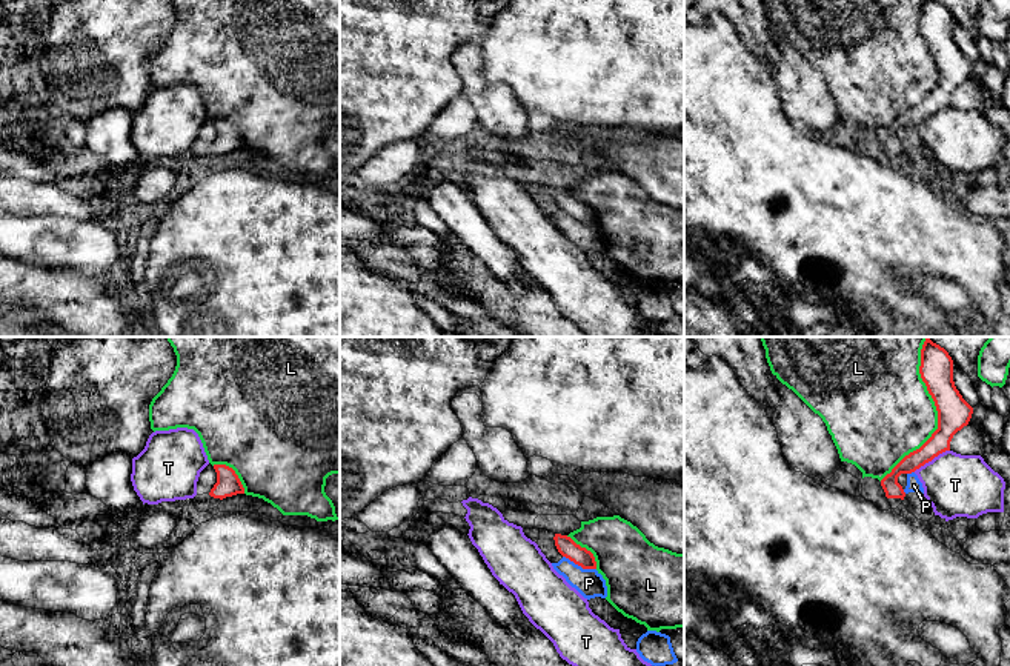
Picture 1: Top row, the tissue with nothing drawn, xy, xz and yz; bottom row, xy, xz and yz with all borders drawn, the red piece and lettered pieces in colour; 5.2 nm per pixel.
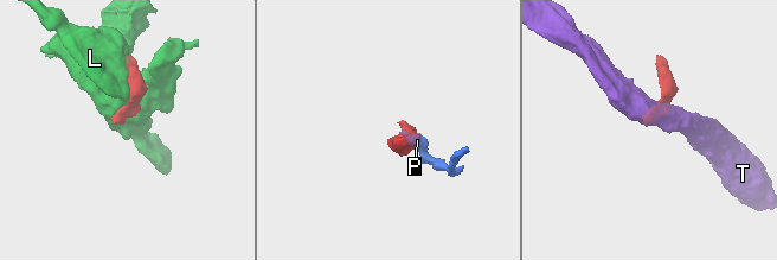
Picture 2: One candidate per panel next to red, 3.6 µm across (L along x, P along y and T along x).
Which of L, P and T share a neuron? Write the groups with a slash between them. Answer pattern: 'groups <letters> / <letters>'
groups L / P / T

